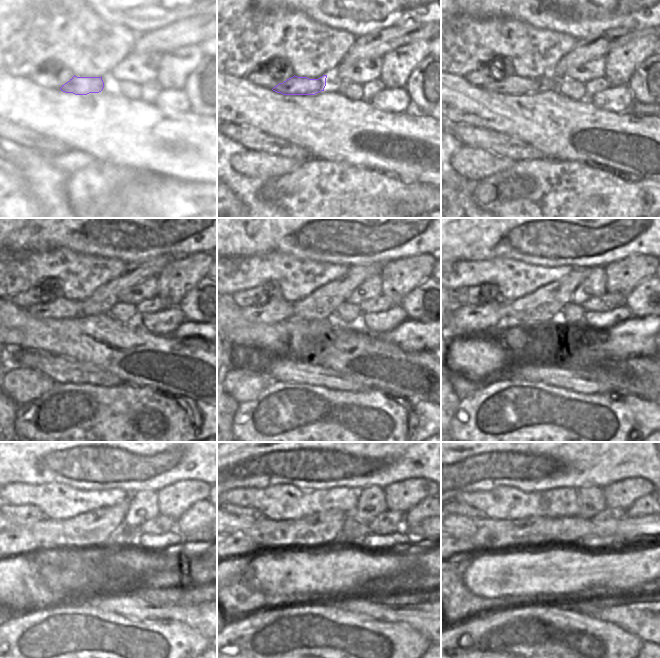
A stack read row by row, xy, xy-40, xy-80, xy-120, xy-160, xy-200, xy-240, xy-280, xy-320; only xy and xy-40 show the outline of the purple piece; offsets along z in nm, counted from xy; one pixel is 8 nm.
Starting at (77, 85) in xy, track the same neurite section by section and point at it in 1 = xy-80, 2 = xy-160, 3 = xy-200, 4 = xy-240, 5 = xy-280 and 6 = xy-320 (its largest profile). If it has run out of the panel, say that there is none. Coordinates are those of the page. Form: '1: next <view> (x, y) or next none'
1: next xy-80 (513, 85)
2: next xy-160 (276, 311)
3: next xy-200 (492, 315)
4: next xy-240 (18, 541)
5: next xy-280 (237, 544)
6: next xy-320 (461, 548)

